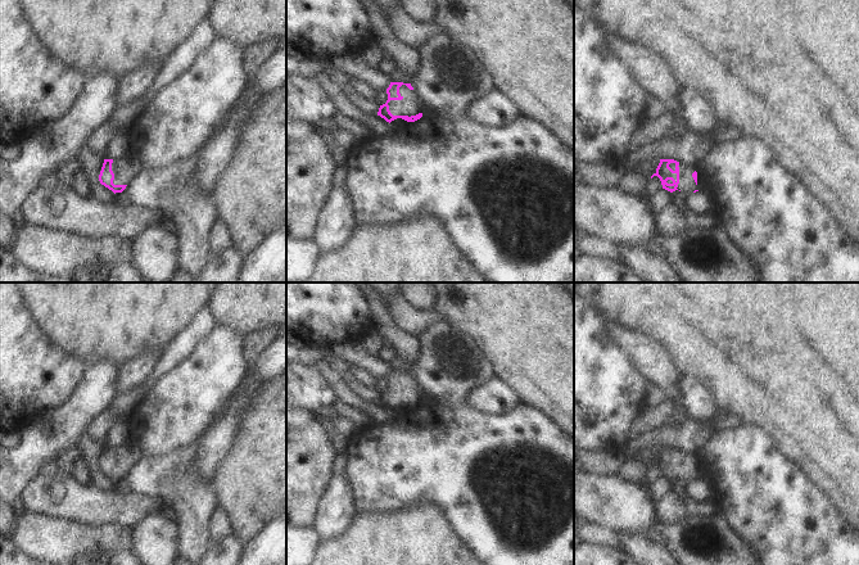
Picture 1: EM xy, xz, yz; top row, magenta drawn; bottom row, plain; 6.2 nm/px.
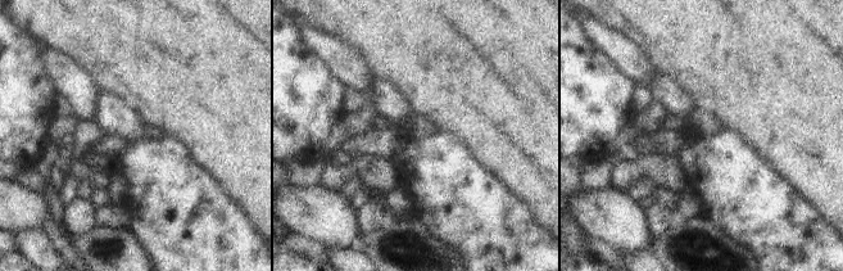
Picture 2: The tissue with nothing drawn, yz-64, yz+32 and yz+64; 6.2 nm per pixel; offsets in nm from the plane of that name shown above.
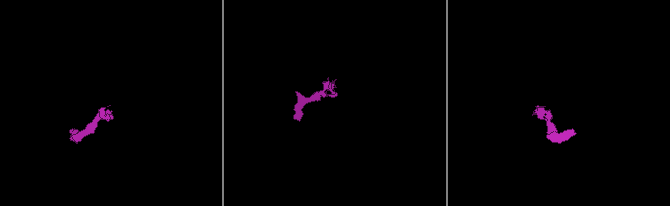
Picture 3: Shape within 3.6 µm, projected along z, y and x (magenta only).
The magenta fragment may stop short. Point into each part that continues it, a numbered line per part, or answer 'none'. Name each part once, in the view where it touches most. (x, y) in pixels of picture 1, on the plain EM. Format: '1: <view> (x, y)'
1: xz (411, 392)

